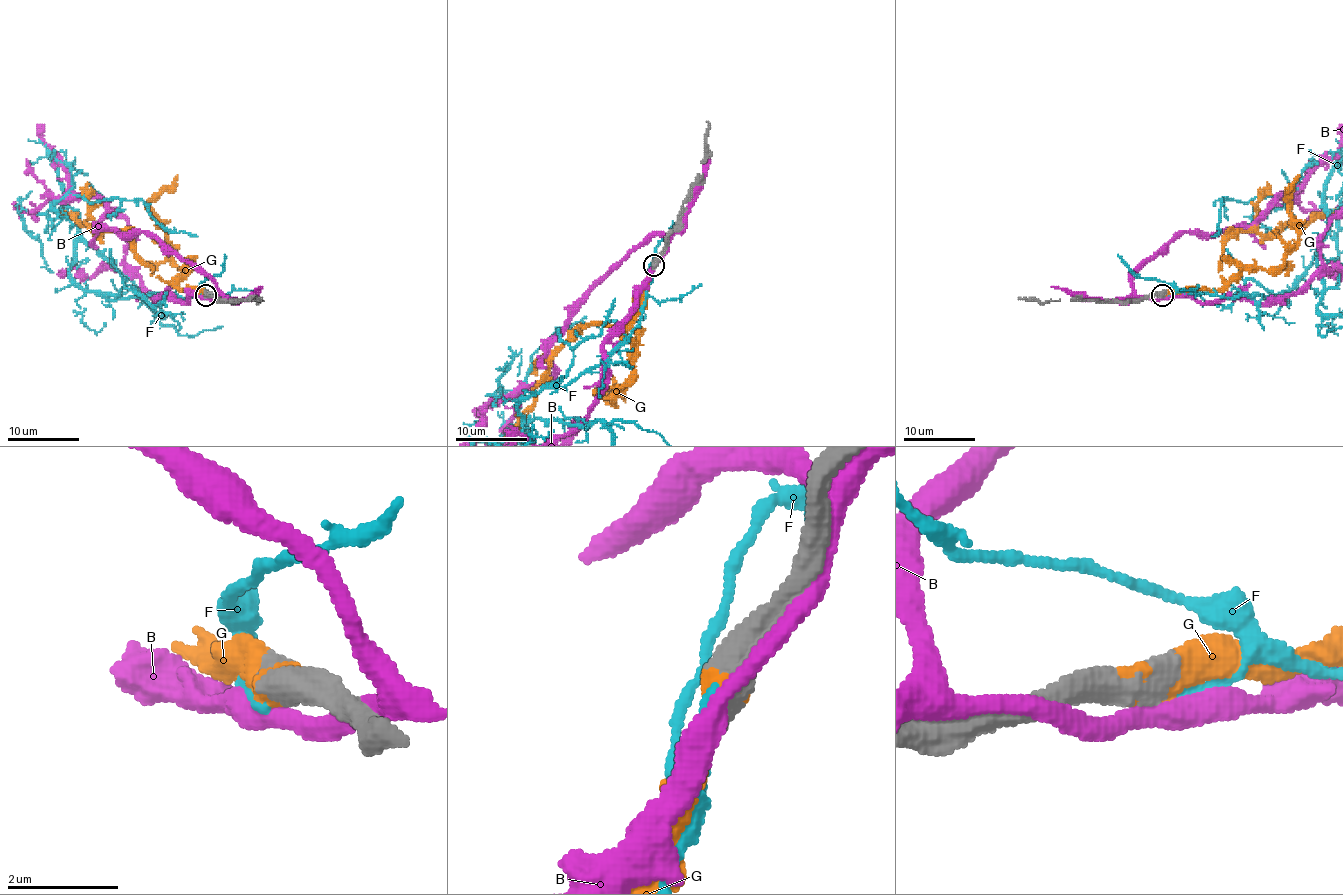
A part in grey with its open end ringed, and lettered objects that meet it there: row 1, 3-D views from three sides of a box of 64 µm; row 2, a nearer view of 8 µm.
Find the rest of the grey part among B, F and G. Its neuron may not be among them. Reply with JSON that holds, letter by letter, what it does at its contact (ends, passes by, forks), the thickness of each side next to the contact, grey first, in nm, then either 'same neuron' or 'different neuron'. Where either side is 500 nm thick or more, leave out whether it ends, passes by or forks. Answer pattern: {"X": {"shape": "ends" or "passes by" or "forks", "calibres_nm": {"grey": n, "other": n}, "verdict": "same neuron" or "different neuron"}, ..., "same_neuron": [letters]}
{"B": {"calibres_nm": {"grey": 700, "other": 360}, "verdict": "different neuron"}, "F": {"calibres_nm": {"grey": 650, "other": 160}, "verdict": "different neuron"}, "G": {"calibres_nm": {"grey": 750, "other": 500}, "verdict": "same neuron"}, "same_neuron": ["G"]}

